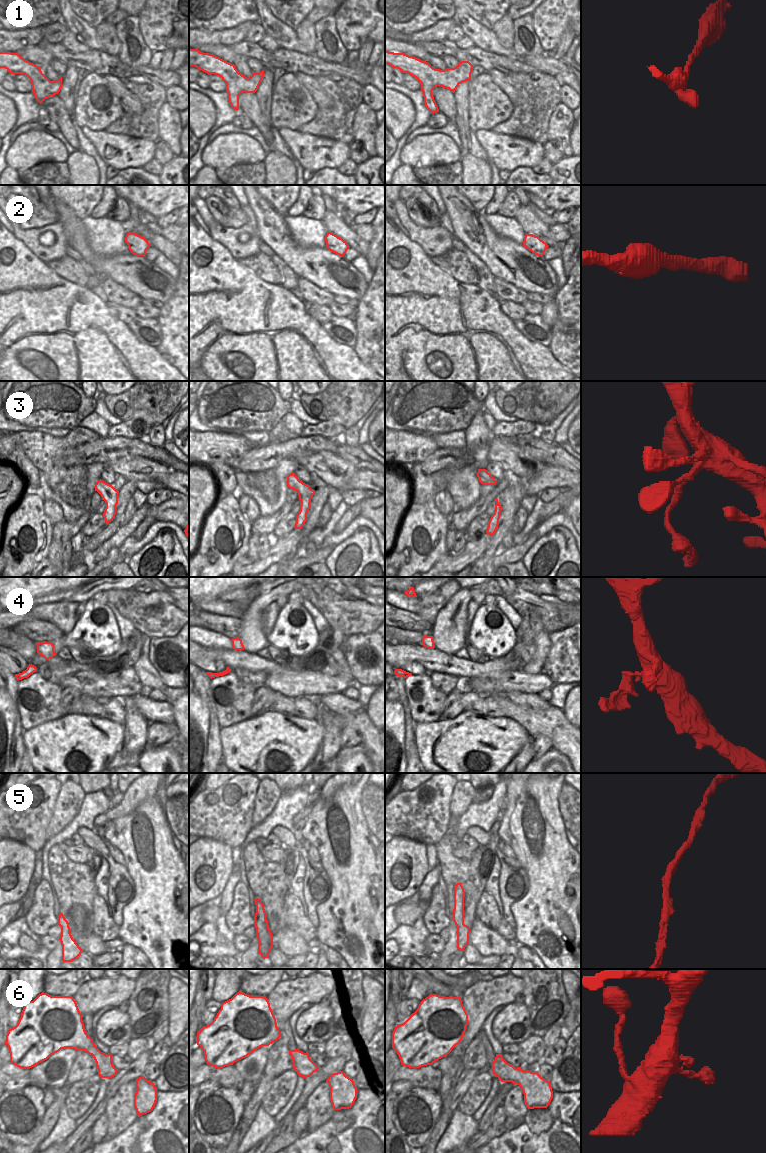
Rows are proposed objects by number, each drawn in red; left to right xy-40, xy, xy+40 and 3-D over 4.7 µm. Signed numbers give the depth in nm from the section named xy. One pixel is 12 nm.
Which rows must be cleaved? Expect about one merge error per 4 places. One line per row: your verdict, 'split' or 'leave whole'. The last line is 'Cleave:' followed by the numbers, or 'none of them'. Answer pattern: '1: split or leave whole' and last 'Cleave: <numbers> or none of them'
1: leave whole
2: leave whole
3: split
4: leave whole
5: leave whole
6: leave whole
Cleave: 3

